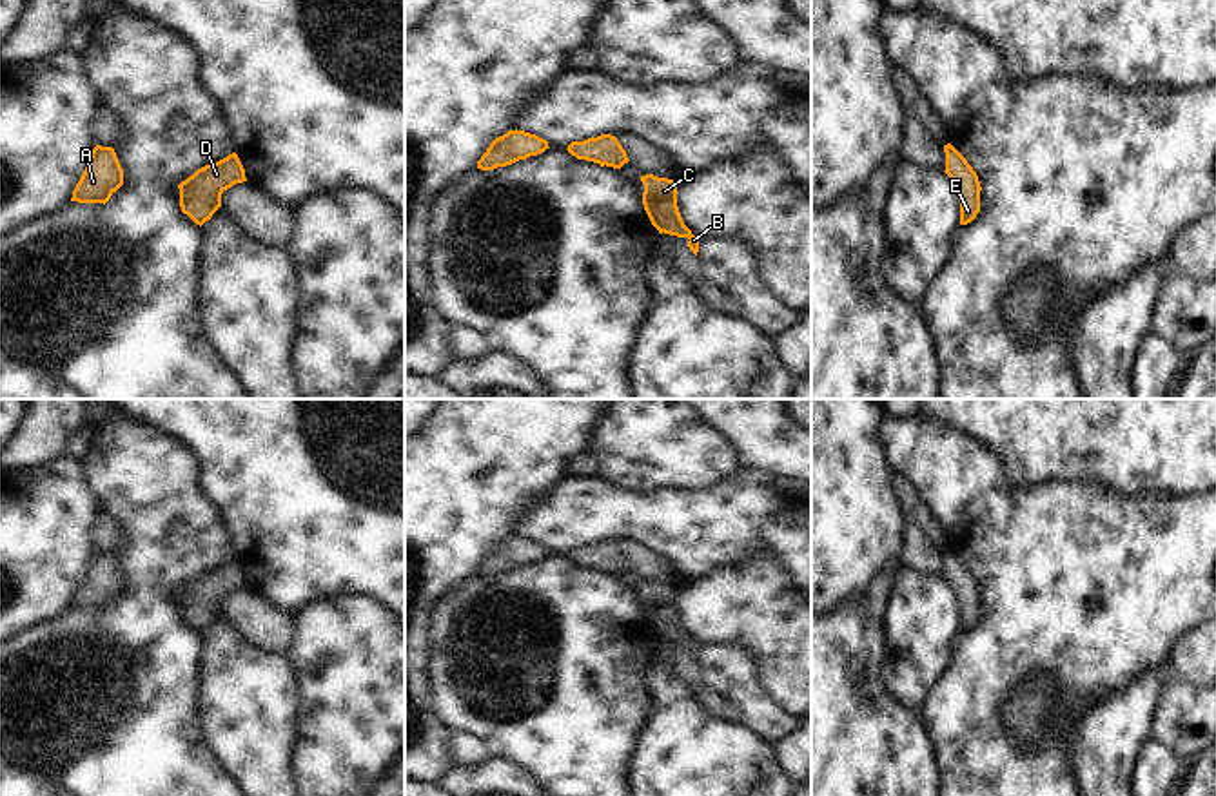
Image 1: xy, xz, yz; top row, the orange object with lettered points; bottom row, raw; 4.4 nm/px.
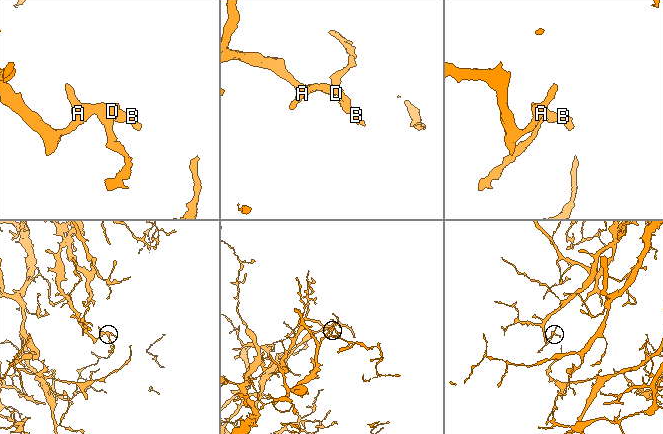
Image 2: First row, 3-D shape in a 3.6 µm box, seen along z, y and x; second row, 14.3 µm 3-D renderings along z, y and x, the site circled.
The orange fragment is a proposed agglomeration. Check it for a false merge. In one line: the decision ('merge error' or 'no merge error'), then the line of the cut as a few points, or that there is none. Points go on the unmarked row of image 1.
no merge error; cut none

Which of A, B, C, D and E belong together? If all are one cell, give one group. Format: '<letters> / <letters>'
A B C D E

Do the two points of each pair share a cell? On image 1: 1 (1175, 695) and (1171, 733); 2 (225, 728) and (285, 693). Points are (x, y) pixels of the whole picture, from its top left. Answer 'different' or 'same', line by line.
1: same
2: same

